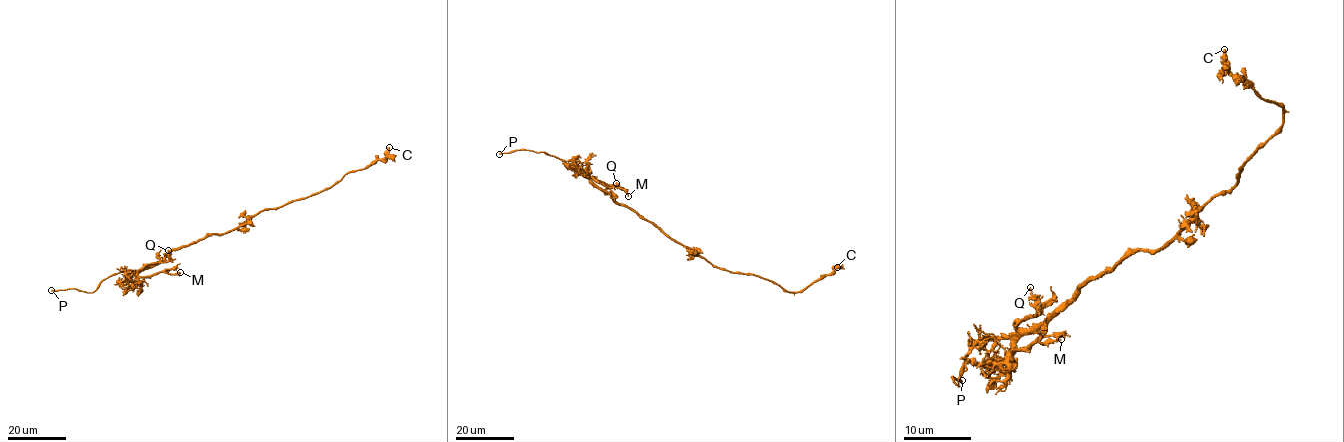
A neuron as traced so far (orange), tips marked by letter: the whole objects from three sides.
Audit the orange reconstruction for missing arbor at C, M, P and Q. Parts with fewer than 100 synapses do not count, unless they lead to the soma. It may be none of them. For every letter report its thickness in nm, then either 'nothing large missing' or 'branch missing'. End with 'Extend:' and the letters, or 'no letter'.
C: 360 nm | nothing large missing
M: 180 nm | nothing large missing
P: 240 nm | branch missing
Q: 160 nm | nothing large missing
Extend: P

